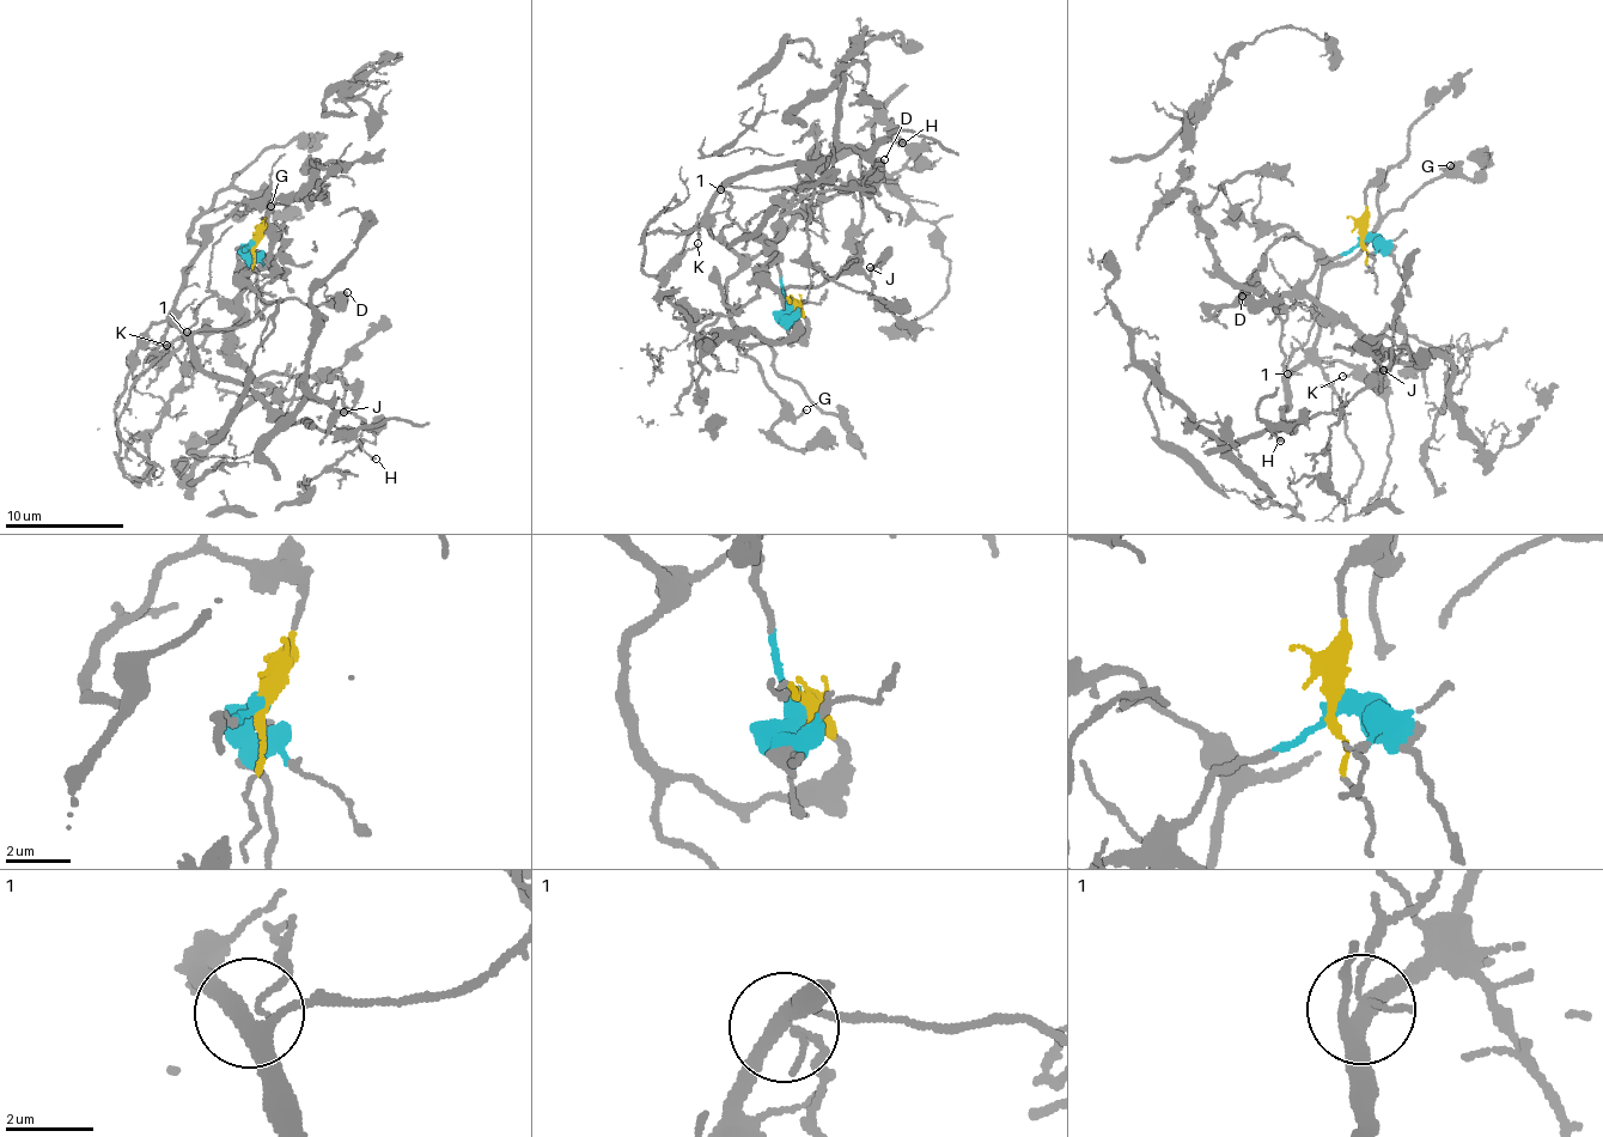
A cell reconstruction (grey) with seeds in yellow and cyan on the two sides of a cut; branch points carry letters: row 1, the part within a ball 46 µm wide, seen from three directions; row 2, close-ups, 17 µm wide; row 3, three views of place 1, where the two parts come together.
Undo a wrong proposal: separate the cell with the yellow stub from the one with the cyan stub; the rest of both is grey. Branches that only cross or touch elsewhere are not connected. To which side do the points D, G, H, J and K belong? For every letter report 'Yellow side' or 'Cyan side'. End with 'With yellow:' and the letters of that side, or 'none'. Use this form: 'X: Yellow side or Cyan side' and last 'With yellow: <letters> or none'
D: Yellow side
G: Yellow side
H: Yellow side
J: Cyan side
K: Yellow side
With yellow: D, G, H, K

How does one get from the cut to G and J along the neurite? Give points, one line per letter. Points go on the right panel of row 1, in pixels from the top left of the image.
G: (1364, 236), (1366, 190), (1376, 184), (1381, 188), (1378, 208), (1384, 216), (1448, 176), (1456, 164), (1450, 166)
J: (1364, 236), (1323, 261), (1305, 295), (1344, 316), (1394, 359), (1378, 338), (1371, 354), (1383, 369)

